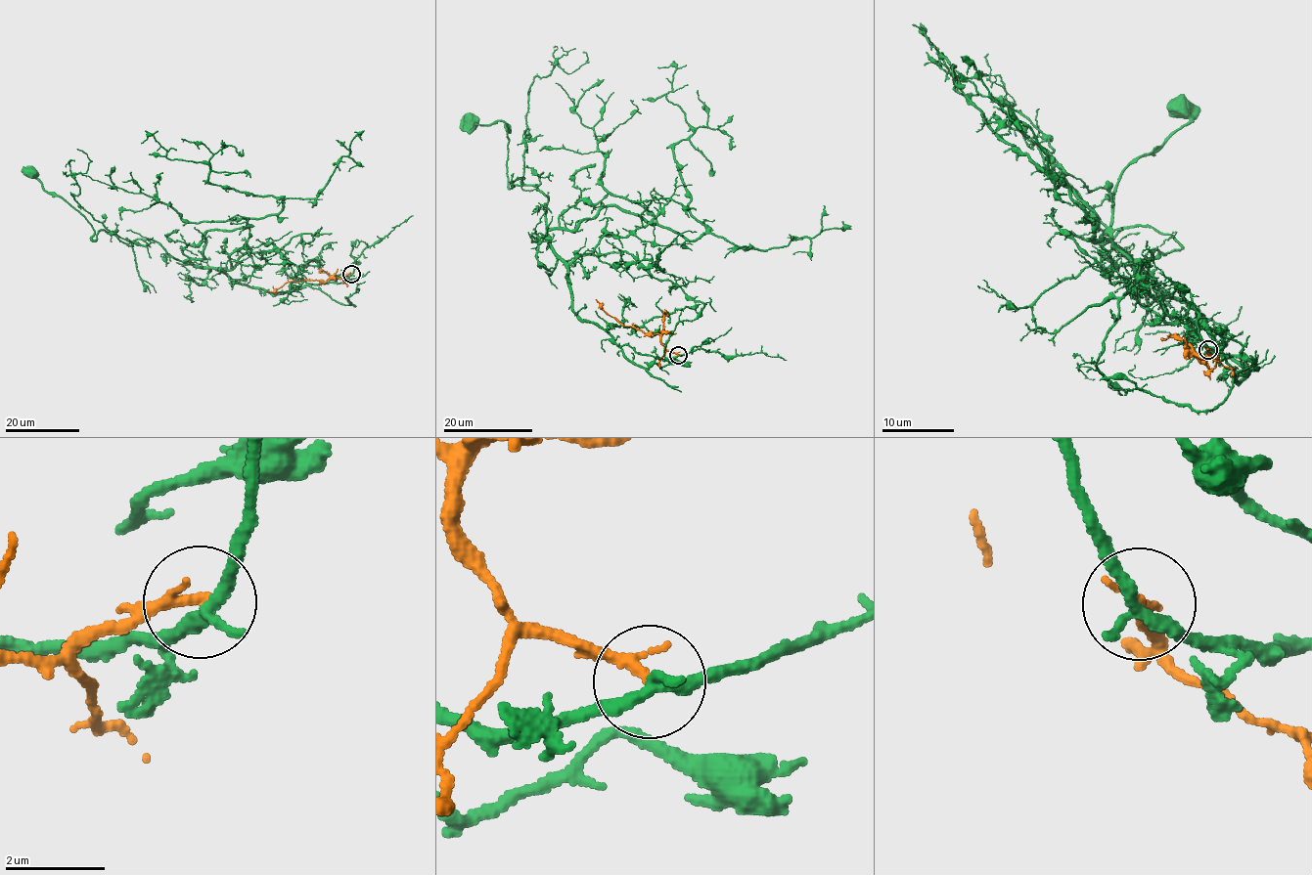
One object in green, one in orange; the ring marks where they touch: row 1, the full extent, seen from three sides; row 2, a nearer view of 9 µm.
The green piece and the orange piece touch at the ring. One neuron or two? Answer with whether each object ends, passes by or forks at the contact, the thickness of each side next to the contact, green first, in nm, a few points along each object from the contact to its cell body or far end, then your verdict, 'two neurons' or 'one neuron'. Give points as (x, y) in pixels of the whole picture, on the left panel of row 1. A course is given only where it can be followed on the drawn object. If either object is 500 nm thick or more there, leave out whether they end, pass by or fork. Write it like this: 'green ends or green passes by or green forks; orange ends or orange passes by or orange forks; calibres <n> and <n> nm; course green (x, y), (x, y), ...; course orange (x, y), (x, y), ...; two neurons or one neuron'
green passes by; orange ends; calibres 280 and 240 nm; course green (351, 273), (277, 293), (173, 258), (154, 240), (105, 230), (93, 240), (90, 223), (32, 173); course orange (351, 273), (325, 282), (292, 281), (267, 291); two neurons

